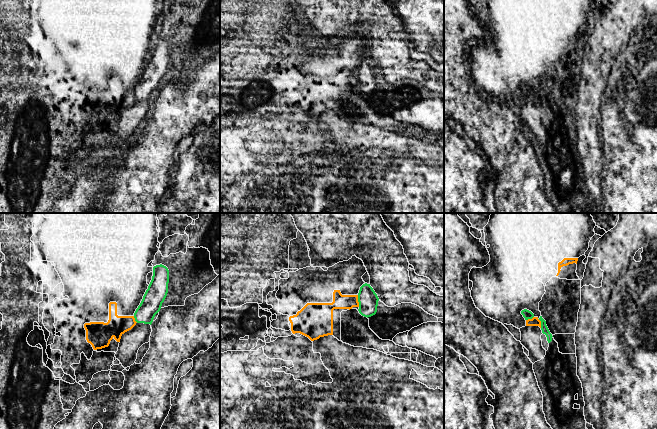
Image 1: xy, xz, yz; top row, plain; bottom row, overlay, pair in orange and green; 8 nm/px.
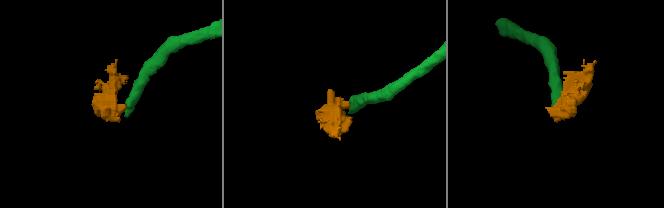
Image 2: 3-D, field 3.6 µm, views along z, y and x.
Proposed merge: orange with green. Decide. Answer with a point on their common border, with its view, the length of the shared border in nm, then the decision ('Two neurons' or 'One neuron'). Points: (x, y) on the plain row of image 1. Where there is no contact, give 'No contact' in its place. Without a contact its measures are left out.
Touches orange at xz (357, 77). Shared border 100 nm. Two neurons

